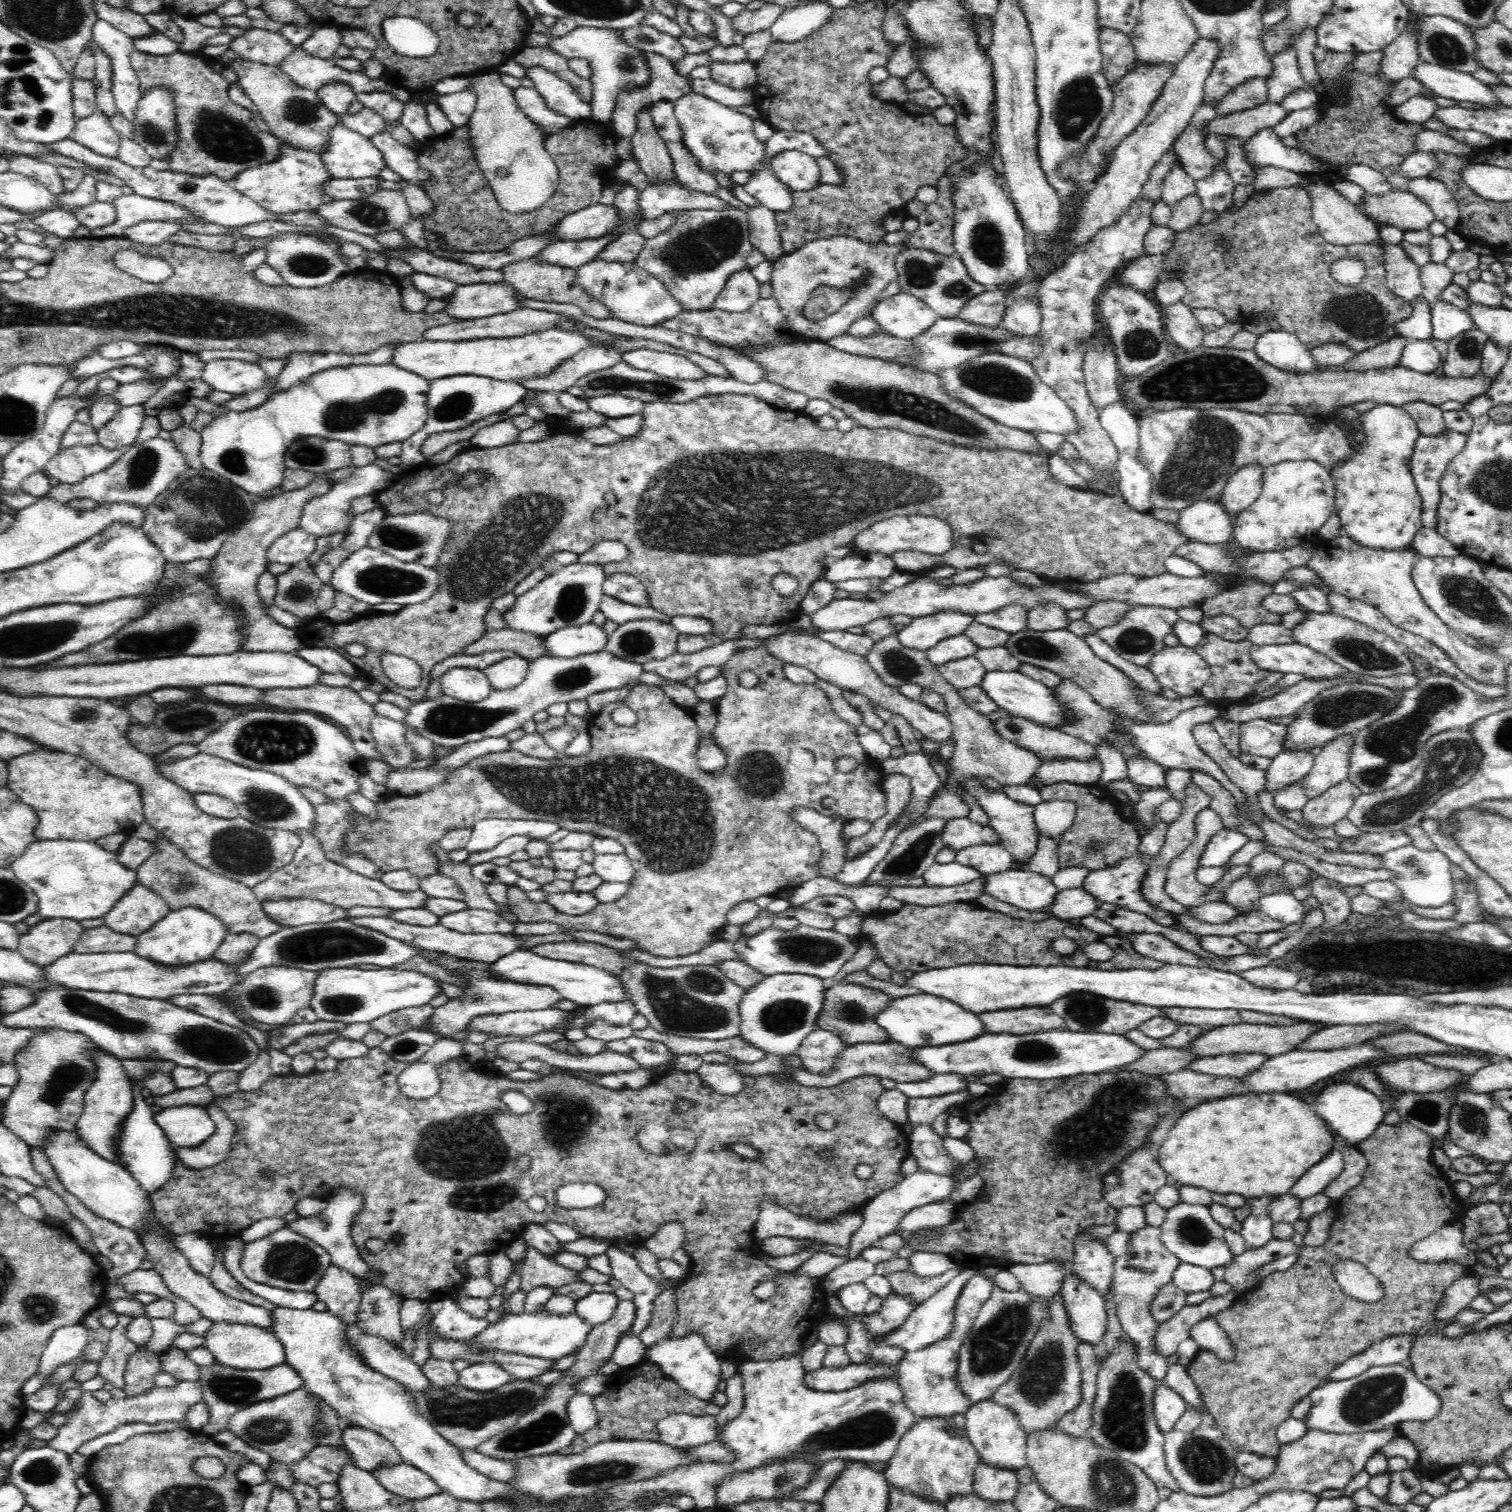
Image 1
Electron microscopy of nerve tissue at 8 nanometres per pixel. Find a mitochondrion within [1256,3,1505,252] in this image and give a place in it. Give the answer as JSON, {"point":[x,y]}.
{"point":[1448,49]}

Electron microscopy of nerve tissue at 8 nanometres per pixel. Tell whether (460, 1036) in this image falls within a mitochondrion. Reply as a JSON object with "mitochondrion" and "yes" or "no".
{"mitochondrion":"no"}

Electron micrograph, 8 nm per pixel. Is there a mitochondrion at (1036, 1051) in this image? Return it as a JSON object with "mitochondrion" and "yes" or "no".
{"mitochondrion":"yes"}

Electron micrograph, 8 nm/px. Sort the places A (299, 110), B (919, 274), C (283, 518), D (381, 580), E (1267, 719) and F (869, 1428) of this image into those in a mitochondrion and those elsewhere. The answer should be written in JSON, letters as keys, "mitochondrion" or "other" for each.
{"A":"mitochondrion","B":"mitochondrion","C":"other","D":"mitochondrion","E":"other","F":"mitochondrion"}

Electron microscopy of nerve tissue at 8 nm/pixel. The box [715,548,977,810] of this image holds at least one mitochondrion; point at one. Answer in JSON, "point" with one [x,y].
{"point":[764,778]}

